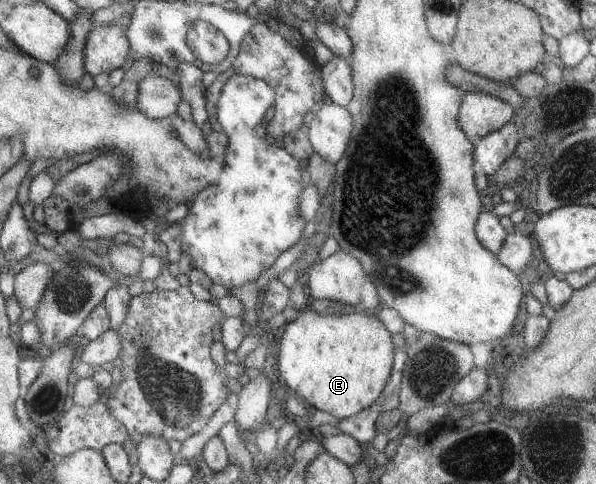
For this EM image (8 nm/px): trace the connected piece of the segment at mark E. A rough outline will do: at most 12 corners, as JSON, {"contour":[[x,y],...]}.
{"contour":[[306,307],[277,379],[340,421],[376,402],[394,346],[375,314]]}

